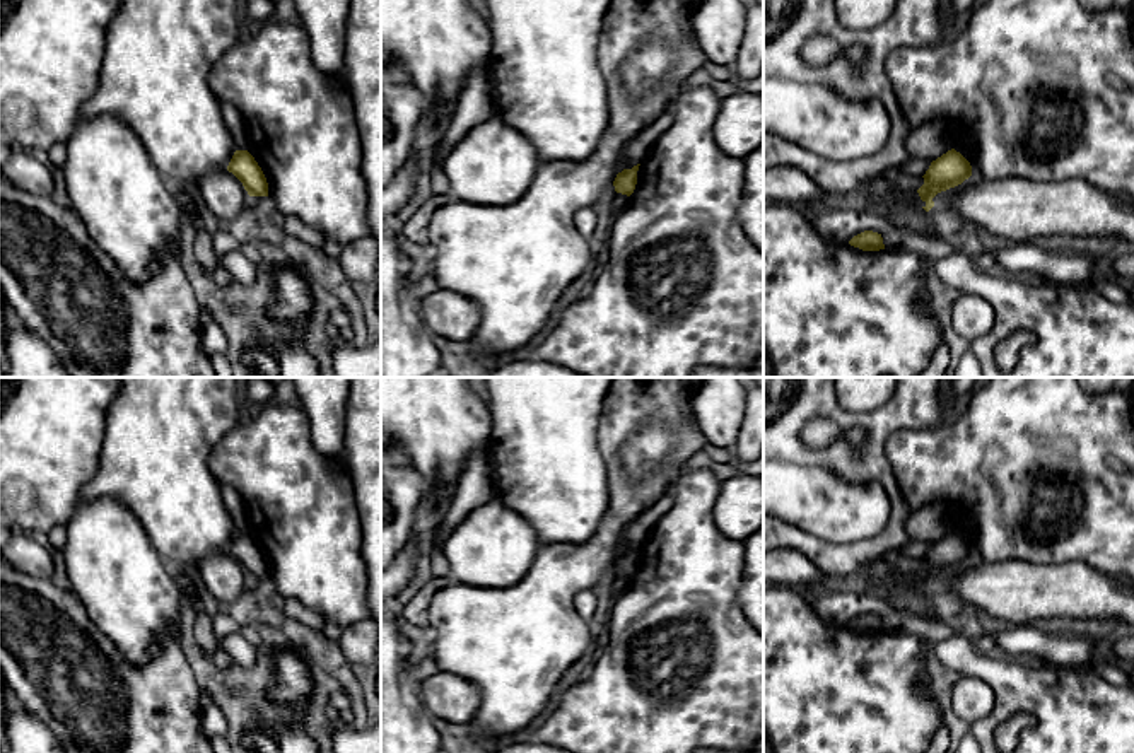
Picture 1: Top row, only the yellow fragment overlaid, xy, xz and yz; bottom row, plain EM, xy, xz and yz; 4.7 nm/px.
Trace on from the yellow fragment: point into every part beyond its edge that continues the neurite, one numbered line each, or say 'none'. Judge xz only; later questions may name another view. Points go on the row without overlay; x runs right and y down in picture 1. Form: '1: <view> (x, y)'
none

